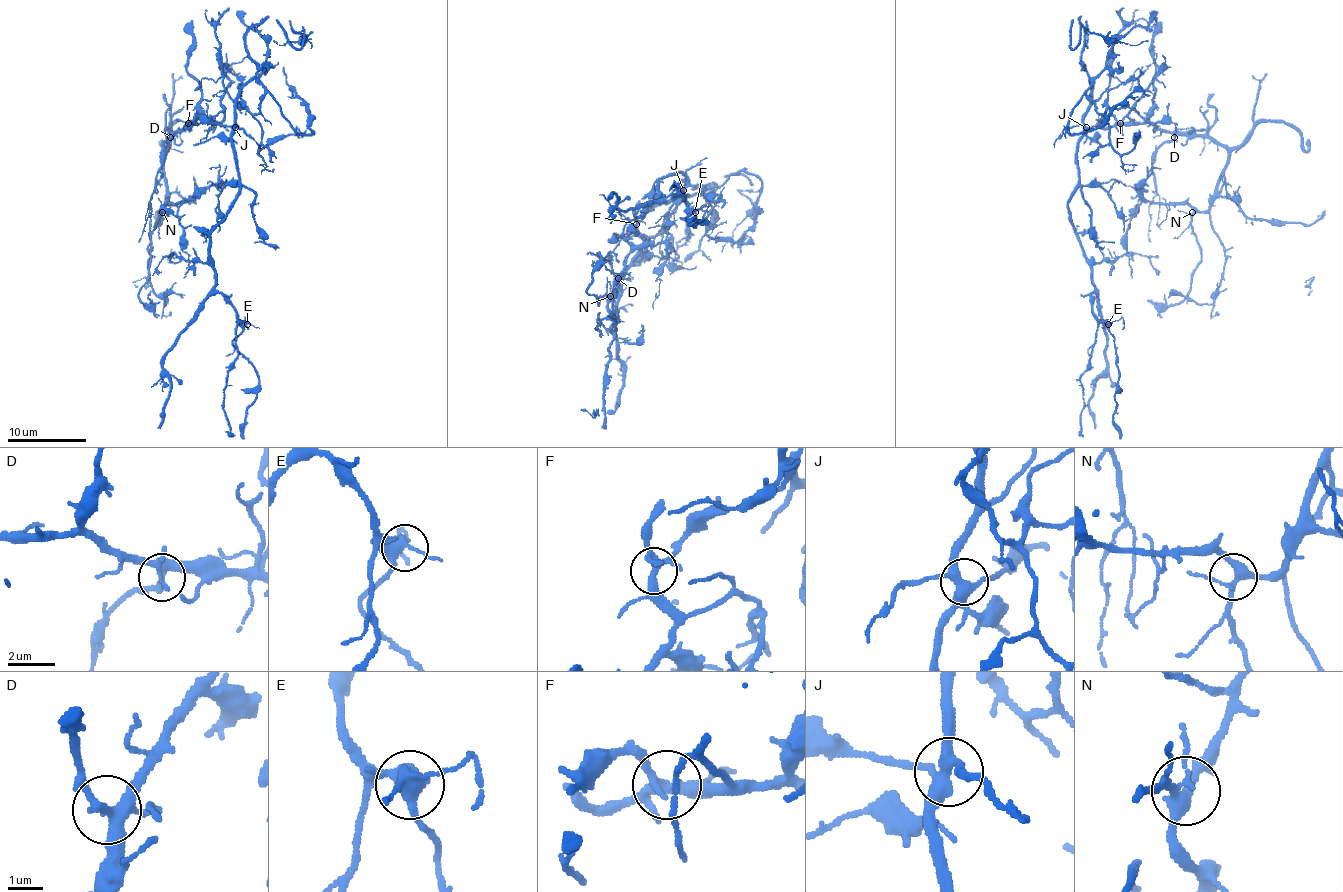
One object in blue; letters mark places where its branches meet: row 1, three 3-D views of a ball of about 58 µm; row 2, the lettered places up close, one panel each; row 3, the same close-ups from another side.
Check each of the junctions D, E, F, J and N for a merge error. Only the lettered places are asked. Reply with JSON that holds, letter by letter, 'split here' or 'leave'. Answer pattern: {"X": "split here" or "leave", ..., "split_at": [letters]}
{"D": "leave", "E": "leave", "F": "split here", "J": "leave", "N": "leave", "split_at": ["F"]}

